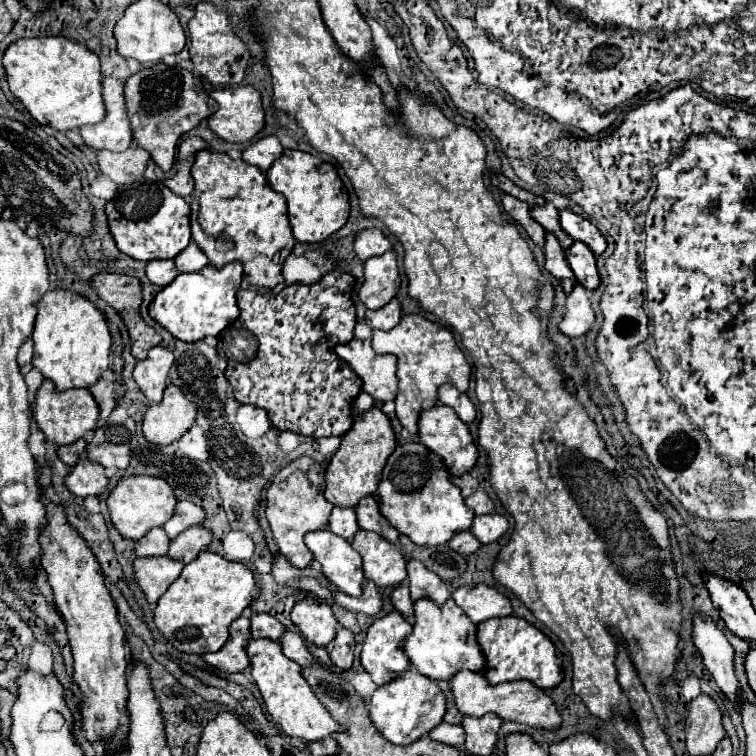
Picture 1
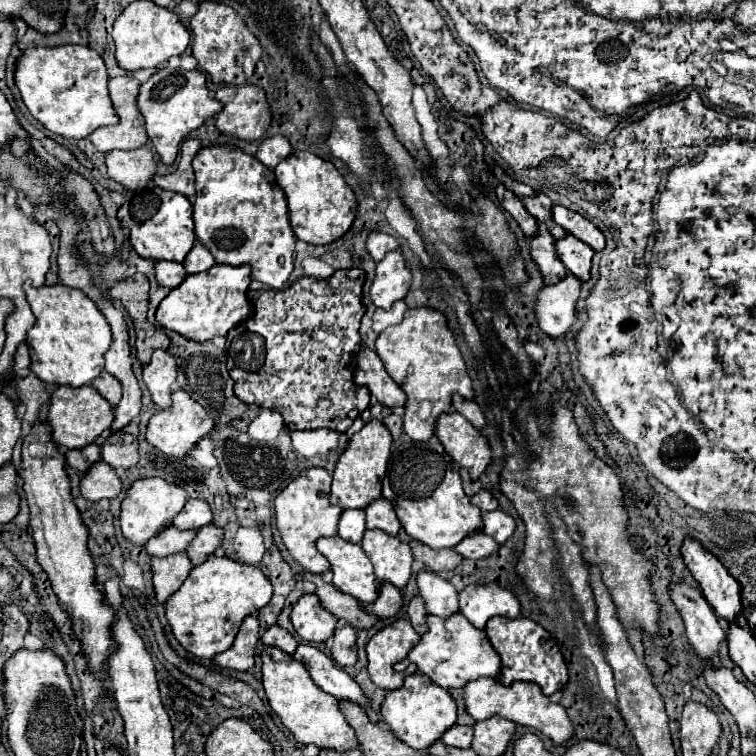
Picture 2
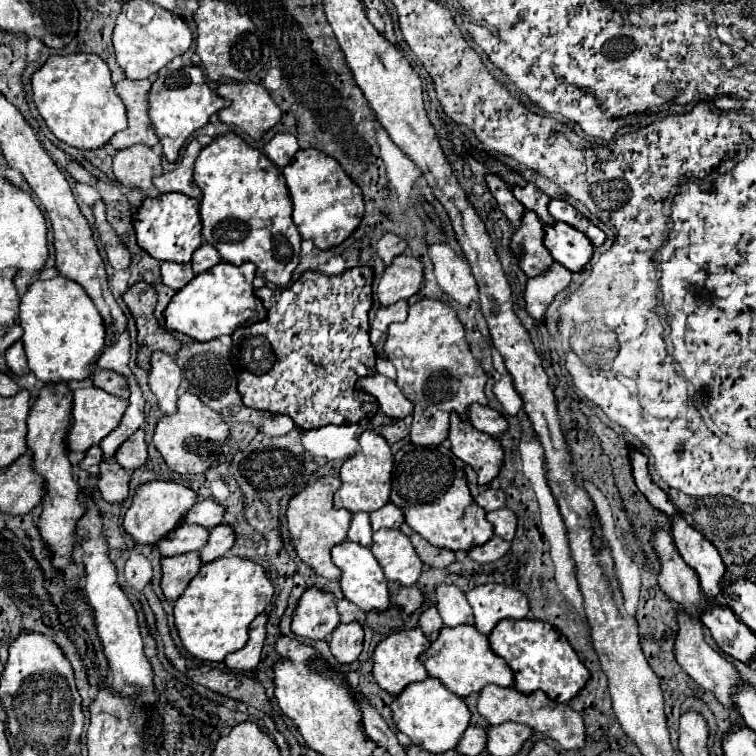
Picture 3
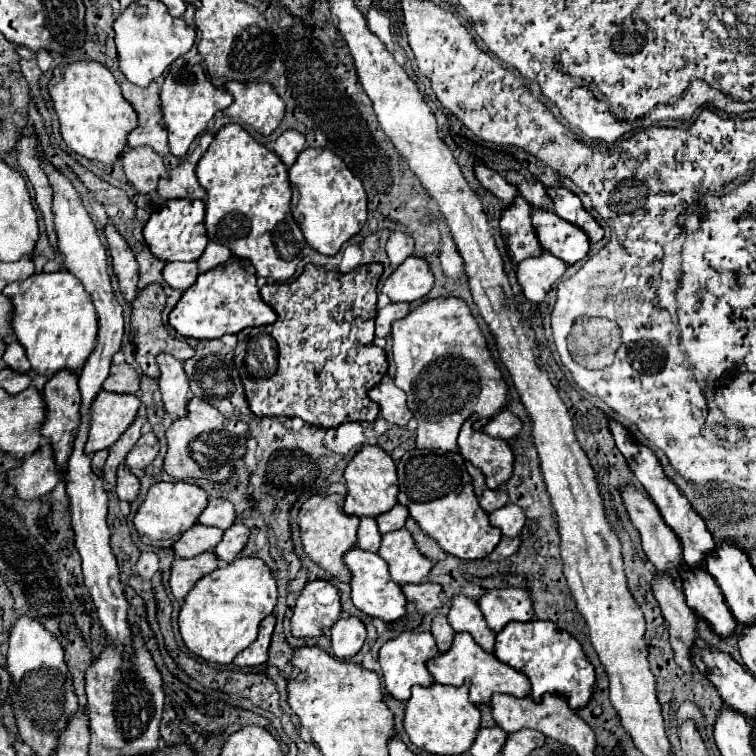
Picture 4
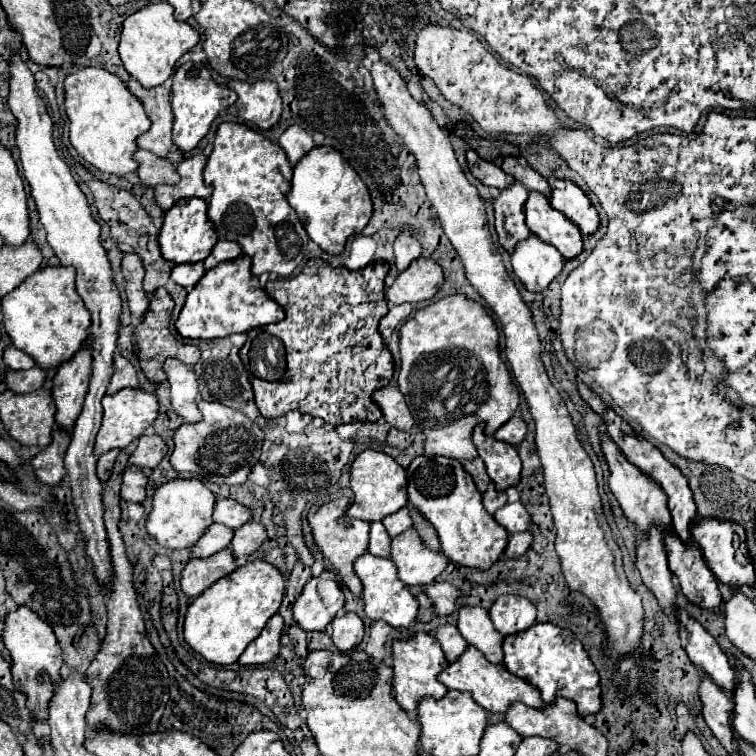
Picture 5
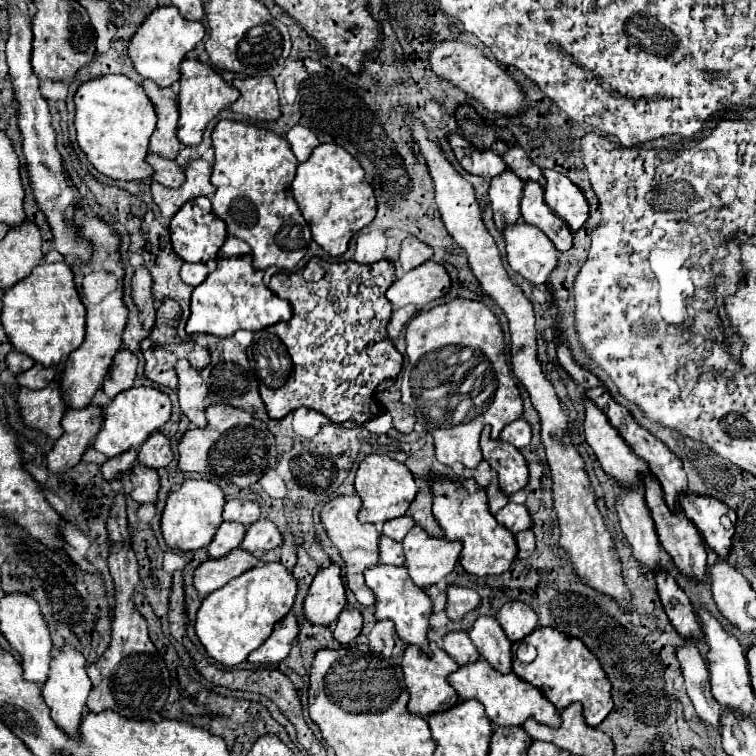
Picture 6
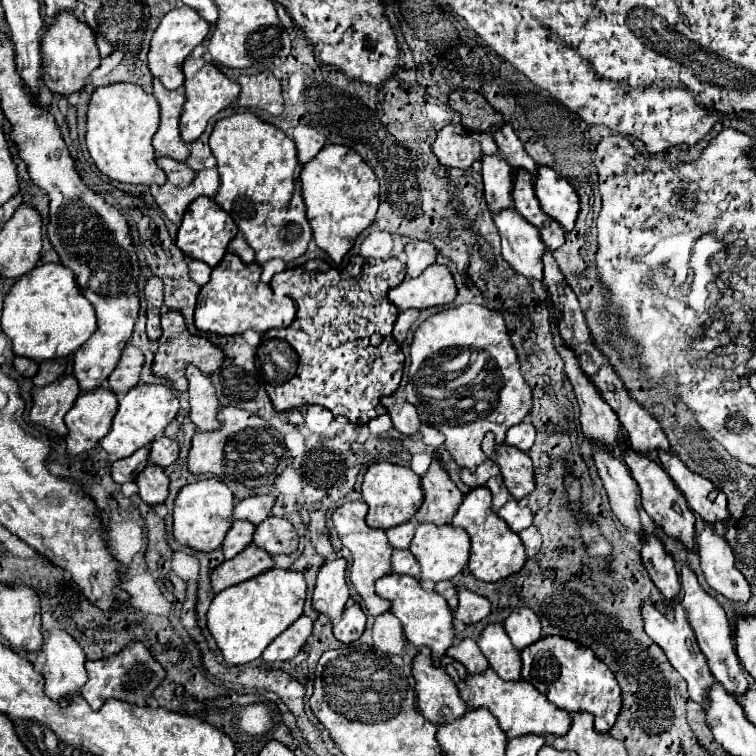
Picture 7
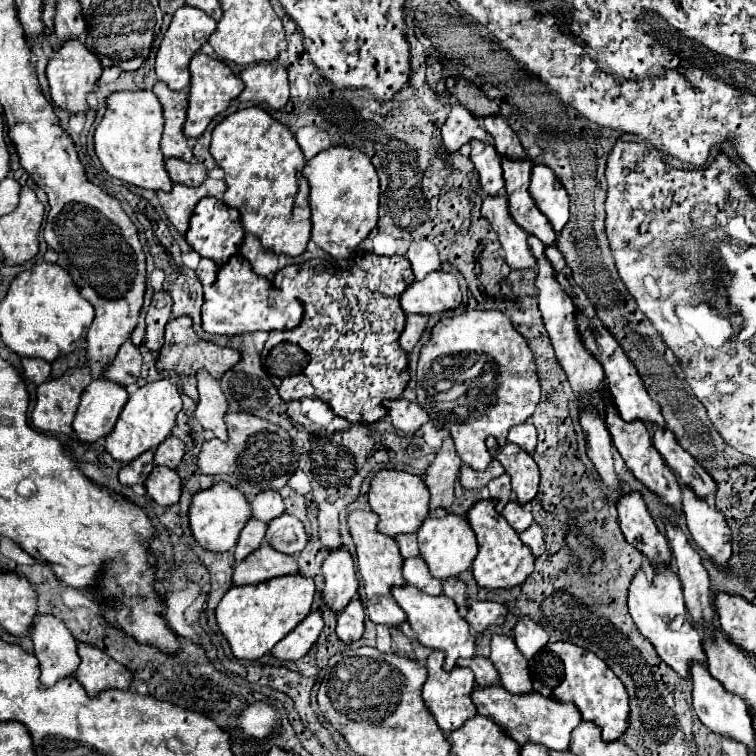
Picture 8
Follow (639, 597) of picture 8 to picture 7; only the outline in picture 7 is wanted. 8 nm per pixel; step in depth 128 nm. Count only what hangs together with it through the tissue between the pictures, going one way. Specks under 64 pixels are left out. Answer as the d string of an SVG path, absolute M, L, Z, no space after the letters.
M676 598L676 600L670 604L670 612L674 614L672 620L670 620L664 612L660 612L650 600L644 600L644 602L642 602L640 612L642 612L642 620L644 620L644 632L652 638L654 644L658 644L658 646L664 650L668 662L670 662L670 664L678 670L678 674L688 682L690 698L692 698L694 702L698 702L698 704L704 706L704 704L708 702L708 700L706 700L706 690L708 690L708 686L712 686L714 676L712 676L712 672L710 672L710 668L708 668L708 662L704 660L704 654L700 652L700 648L698 648L698 644L696 644L696 636L694 636L690 624L688 624L688 620L686 620L686 612L684 612L680 600Z

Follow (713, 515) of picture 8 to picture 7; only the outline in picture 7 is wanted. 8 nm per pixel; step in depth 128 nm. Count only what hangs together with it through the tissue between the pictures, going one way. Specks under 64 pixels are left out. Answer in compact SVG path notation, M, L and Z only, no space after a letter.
M704 526L696 534L696 548L708 584L728 600L750 600L750 586L734 566L734 554L726 538L712 526Z

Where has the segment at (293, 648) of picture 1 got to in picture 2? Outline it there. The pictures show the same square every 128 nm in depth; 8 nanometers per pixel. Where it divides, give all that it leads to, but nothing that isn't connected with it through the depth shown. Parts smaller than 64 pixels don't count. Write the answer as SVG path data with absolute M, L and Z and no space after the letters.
M298 644L294 658L306 666L312 680L324 692L332 694L334 698L360 704L360 708L364 708L364 712L368 710L370 700L360 690L360 686L342 668L338 668L326 654L322 654L318 648L308 646L308 644Z

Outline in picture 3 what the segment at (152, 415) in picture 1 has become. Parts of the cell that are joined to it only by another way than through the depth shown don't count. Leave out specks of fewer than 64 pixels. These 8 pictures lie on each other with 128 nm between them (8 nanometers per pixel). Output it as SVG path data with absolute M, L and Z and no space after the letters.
M182 394L178 398L178 412L172 416L162 416L156 432L154 446L160 450L168 468L178 474L204 474L218 460L224 442L230 438L228 424L194 394Z

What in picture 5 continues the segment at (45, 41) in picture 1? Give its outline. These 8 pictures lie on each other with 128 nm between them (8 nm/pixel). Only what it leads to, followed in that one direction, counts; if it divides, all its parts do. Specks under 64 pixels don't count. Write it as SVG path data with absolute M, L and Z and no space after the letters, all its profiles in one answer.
M82 68L64 80L66 114L70 118L70 142L76 152L108 174L130 174L138 170L134 160L136 138L148 132L150 120L142 102L128 92L128 86L102 68Z

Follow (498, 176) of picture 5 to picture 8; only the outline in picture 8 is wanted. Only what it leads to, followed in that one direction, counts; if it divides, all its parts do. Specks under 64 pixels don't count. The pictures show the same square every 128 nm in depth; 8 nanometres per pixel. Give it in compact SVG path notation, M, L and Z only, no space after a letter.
M454 104L448 112L448 118L442 126L442 140L448 152L460 150L462 144L468 144L470 140L482 140L490 142L488 132L482 128L482 124L468 112L464 106Z

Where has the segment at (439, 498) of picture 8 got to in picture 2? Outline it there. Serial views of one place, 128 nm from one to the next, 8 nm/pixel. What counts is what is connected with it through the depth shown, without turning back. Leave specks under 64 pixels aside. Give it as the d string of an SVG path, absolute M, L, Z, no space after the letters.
M404 530L398 532L398 538L404 540L406 544L410 544L412 552L414 552L414 558L420 560L426 568L430 568L432 572L444 572L444 570L454 570L460 562L462 562L462 556L456 554L454 550L450 548L444 548L444 550L432 550L428 548L426 544L420 544L418 540L412 540L412 536L408 536Z

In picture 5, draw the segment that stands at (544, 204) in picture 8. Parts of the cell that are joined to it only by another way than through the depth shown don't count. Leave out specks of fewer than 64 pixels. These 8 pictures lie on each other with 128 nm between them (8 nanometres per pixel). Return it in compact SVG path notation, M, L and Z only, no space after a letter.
M548 178L552 194L550 194L550 204L558 212L562 212L568 220L572 220L584 236L594 234L600 226L598 212L590 204L588 196L570 180L558 180L558 178Z

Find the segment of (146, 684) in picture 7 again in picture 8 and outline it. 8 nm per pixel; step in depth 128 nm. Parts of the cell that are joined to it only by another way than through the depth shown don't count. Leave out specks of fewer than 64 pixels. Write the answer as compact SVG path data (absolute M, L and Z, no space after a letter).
M78 642L76 648L80 656L80 666L76 668L74 676L90 696L96 696L102 690L110 688L130 690L132 674L128 672L128 668L124 668L122 664L118 664L116 660L112 660L102 650L90 644Z

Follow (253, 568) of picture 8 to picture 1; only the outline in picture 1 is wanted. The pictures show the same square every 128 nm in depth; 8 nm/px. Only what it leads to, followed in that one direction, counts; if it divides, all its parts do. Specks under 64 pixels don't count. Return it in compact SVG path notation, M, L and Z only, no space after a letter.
M148 556L136 558L134 574L136 582L146 594L146 600L154 606L160 596L168 590L168 586L180 576L184 562L172 560L170 556Z

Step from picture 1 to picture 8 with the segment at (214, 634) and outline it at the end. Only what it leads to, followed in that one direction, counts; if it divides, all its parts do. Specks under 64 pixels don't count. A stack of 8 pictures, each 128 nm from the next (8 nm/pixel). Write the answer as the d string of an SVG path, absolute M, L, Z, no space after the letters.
M288 574L250 586L234 586L218 604L216 622L236 658L258 660L308 616L314 592L314 580L302 574Z

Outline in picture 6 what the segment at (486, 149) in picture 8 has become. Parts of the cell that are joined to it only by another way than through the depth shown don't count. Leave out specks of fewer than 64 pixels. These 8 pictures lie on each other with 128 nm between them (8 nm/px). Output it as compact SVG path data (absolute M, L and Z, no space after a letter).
M504 170L500 176L490 180L490 202L494 210L496 228L502 232L508 224L516 224L520 220L520 200L522 200L524 182L512 172Z

